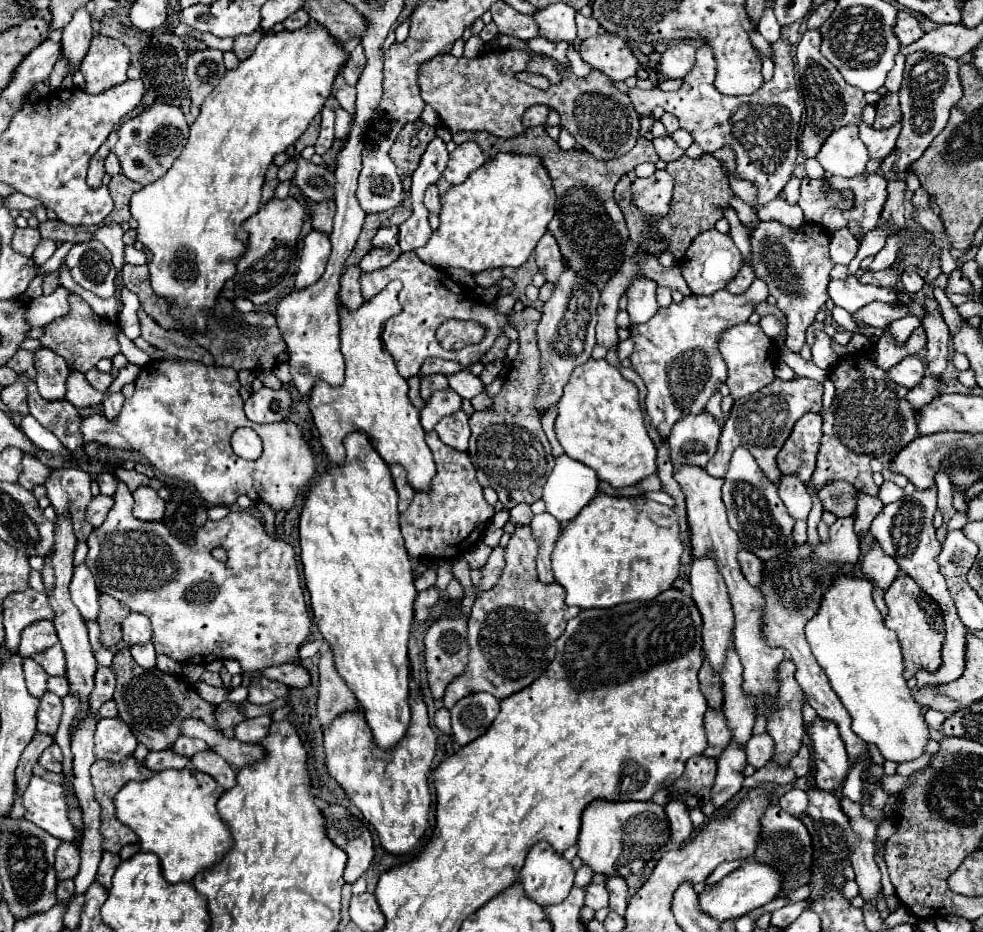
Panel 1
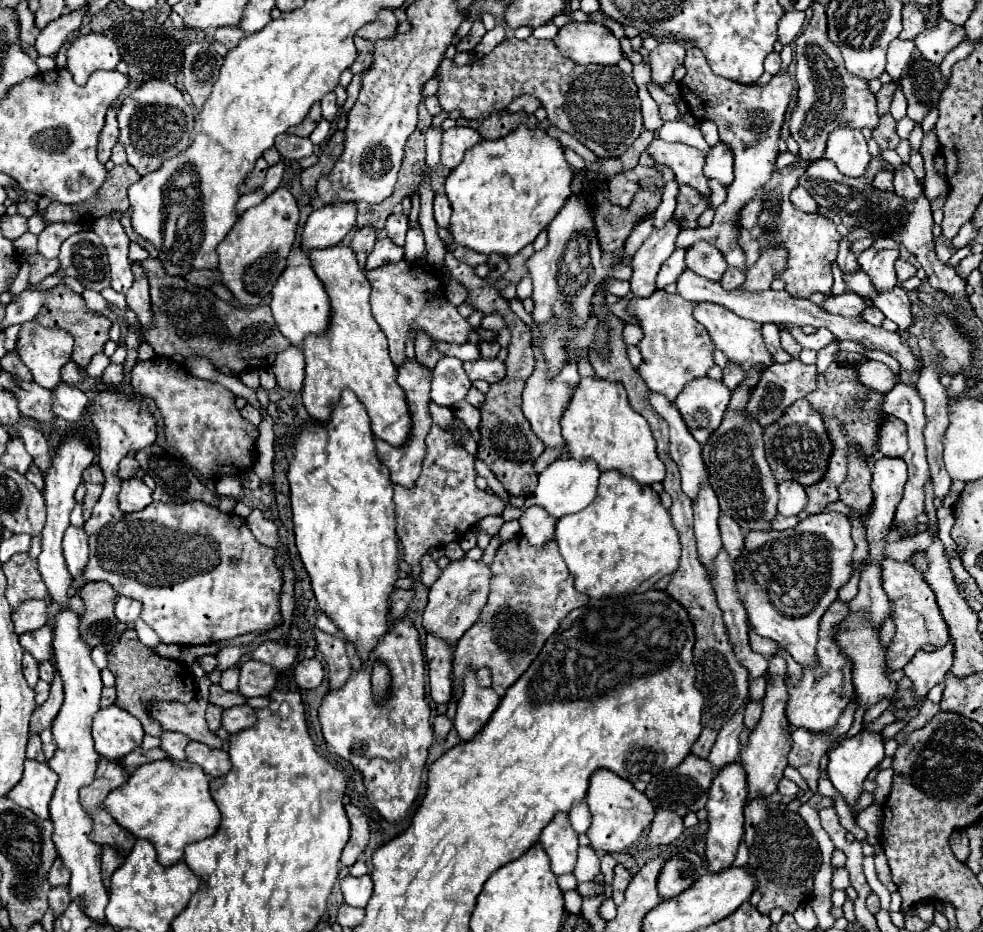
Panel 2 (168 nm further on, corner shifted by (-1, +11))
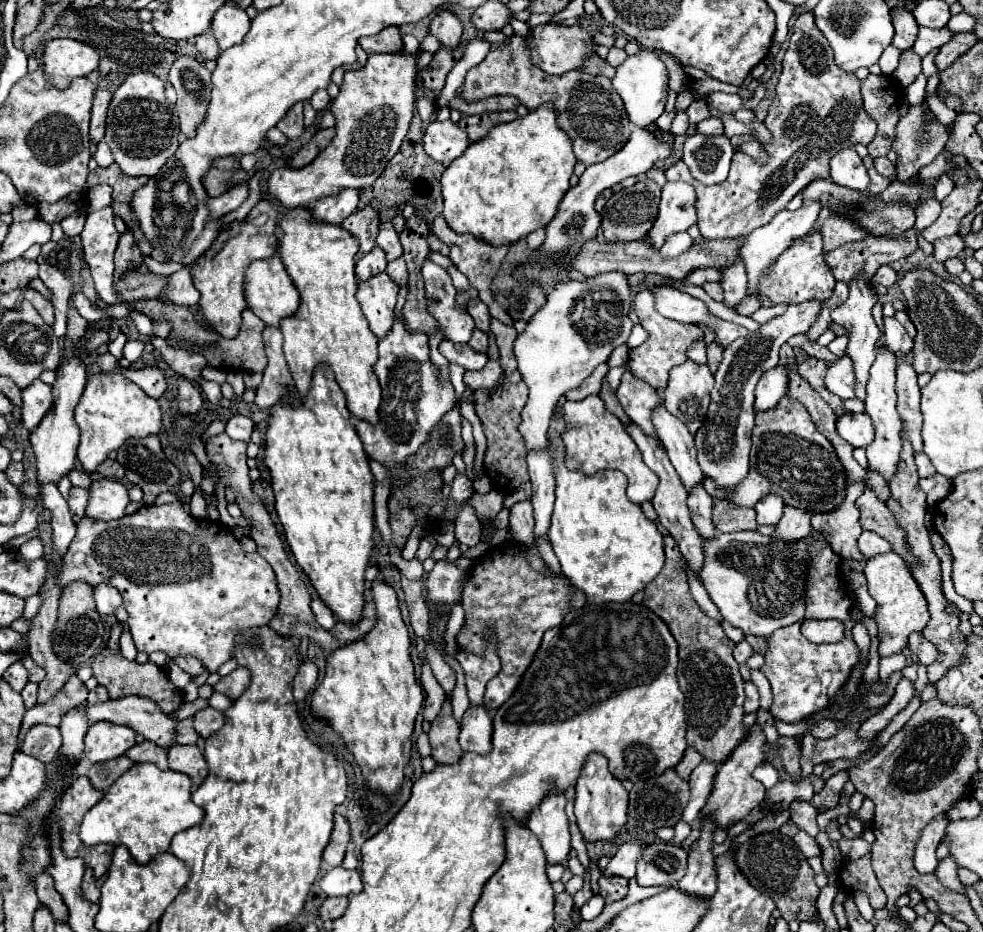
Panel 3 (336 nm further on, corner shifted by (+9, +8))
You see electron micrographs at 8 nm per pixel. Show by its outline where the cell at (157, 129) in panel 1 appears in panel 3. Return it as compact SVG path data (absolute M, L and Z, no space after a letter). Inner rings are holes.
M134 73L114 91L108 107L104 143L112 149L122 173L130 177L154 177L166 159L174 155L180 145L178 115L176 107L166 101L164 83L154 73Z

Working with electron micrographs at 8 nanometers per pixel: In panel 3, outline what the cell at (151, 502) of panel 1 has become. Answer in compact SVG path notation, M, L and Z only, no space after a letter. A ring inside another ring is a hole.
M100 479L90 487L90 503L86 507L86 515L92 519L120 519L130 505L128 489L120 481Z

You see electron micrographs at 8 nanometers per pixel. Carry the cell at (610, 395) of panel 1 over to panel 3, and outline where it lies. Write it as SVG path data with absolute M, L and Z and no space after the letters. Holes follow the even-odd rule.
M590 395L578 403L566 401L564 405L564 419L566 419L566 433L562 435L564 441L564 465L570 471L580 471L584 475L594 475L602 469L618 469L628 477L628 499L634 503L644 503L646 499L652 499L656 487L658 487L658 477L642 463L642 455L626 435L626 427L618 421L616 415L612 415L604 401L598 395Z

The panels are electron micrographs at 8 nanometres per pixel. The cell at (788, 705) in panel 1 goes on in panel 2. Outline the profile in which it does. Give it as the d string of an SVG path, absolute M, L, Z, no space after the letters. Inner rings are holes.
M778 654L772 656L768 672L772 674L774 682L766 688L762 718L756 724L756 728L750 732L746 748L740 750L740 762L746 770L746 780L748 780L748 802L754 798L768 798L770 794L774 794L778 790L778 780L782 778L782 772L788 766L786 756L792 748L790 724L788 724L788 718L784 714L786 700L788 700L788 692L786 692L786 684L784 684L784 674L786 674L784 658Z

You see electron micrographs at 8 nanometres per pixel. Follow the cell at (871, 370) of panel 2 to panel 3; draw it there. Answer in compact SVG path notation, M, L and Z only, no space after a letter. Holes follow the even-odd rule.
M842 355L838 363L828 367L826 373L826 387L836 393L840 399L852 399L856 389L856 375L850 357Z

